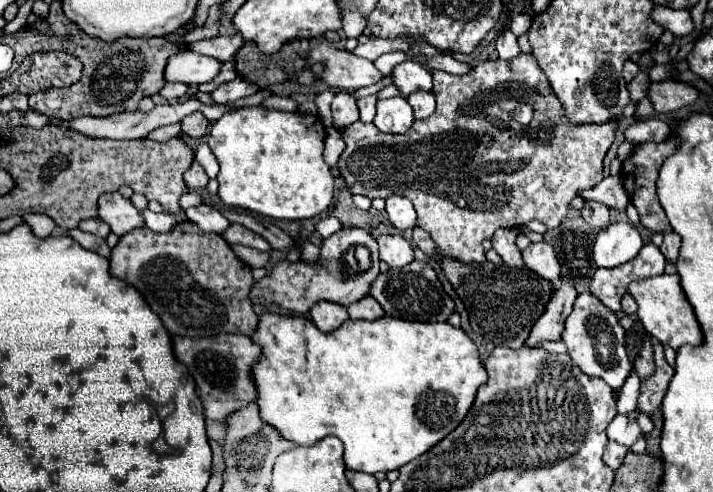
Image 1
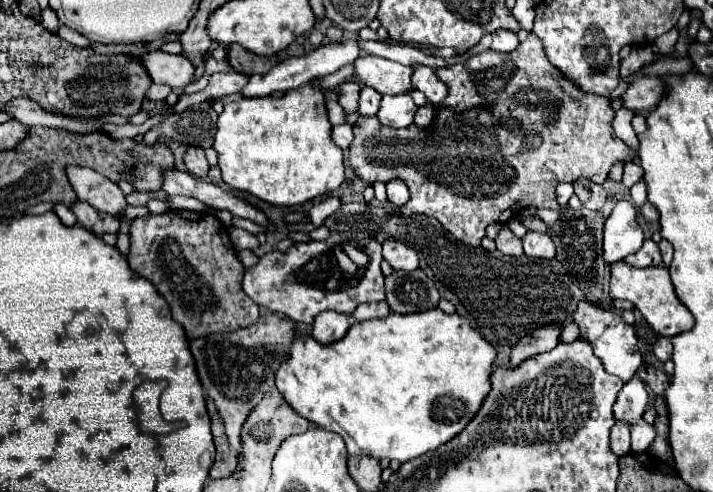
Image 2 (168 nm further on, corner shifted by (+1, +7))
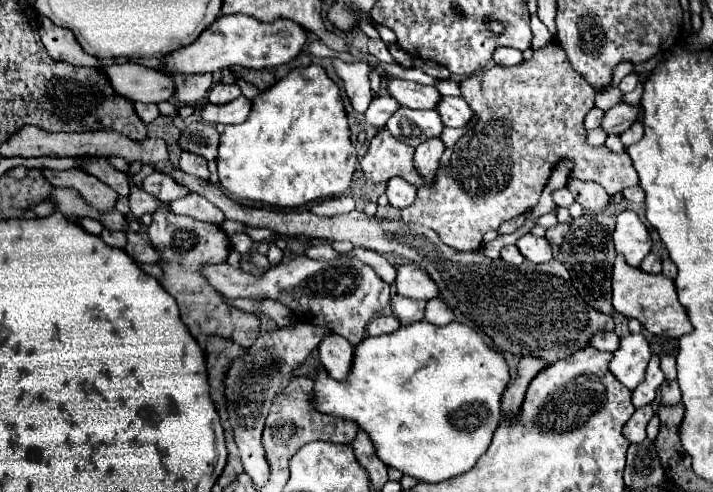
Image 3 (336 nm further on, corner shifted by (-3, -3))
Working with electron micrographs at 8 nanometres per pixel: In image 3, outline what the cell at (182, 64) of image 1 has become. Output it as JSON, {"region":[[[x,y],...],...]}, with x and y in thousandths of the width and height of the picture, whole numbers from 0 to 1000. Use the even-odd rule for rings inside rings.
{"region":[[[158,130],[144,138],[158,167],[164,191],[187,207],[229,207],[243,203],[245,163],[231,142],[206,138],[198,130]]]}

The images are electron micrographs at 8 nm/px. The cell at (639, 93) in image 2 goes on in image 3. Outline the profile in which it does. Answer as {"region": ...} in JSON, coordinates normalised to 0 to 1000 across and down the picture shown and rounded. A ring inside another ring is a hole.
{"region":[[[865,211],[857,224],[849,228],[846,244],[843,244],[843,260],[849,260],[854,272],[871,272],[874,264],[879,264],[899,232],[899,215],[893,211]]]}

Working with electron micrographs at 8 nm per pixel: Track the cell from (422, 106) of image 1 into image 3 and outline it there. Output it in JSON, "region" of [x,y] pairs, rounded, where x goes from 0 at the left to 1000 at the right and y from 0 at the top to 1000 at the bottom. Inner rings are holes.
{"region":[[[610,276],[585,297],[585,305],[582,305],[582,337],[585,337],[585,346],[590,346],[590,358],[596,366],[607,362],[607,354],[610,354],[610,346],[616,337],[616,321],[619,321],[621,305],[624,305],[621,285],[610,280]]]}

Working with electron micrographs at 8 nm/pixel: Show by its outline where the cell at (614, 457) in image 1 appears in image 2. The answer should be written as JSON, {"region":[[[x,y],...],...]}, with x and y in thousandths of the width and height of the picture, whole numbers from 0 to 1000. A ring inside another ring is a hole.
{"region":[[[865,854],[857,870],[857,915],[865,919],[865,927],[885,919],[885,870],[874,854]]]}

